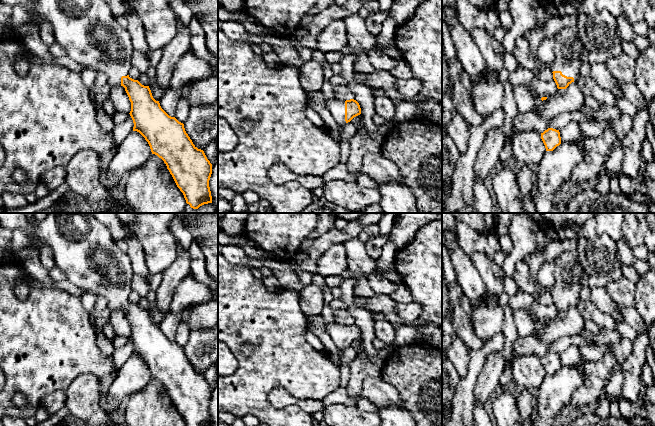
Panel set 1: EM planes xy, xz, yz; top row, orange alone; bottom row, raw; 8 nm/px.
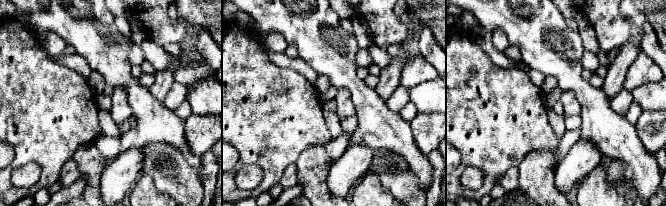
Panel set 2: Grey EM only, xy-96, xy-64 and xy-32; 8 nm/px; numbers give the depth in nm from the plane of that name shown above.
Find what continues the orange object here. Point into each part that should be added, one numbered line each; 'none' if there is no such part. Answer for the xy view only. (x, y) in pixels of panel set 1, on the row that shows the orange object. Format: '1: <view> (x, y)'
1: xy (88, 31)

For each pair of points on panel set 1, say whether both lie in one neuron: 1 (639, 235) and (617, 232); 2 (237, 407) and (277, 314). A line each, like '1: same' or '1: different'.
1: different
2: same

